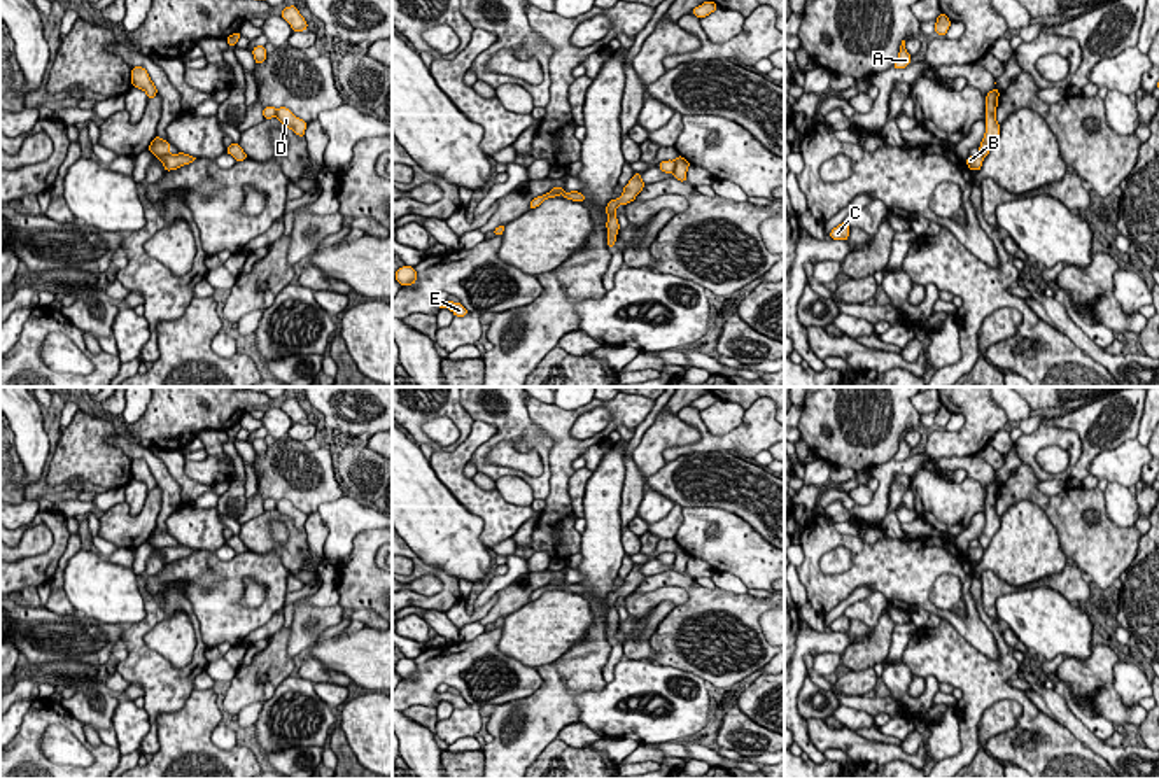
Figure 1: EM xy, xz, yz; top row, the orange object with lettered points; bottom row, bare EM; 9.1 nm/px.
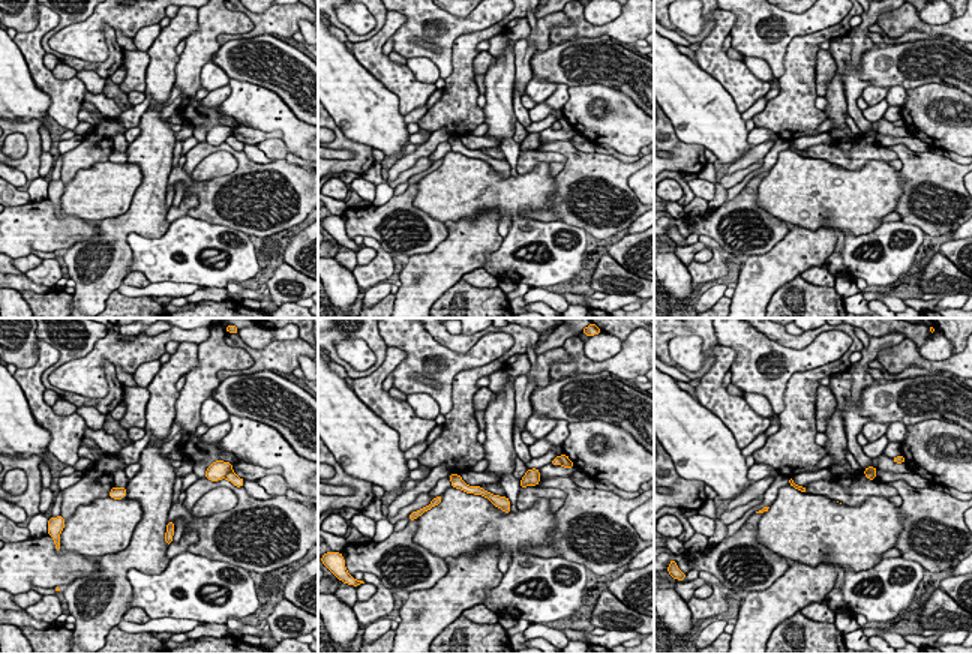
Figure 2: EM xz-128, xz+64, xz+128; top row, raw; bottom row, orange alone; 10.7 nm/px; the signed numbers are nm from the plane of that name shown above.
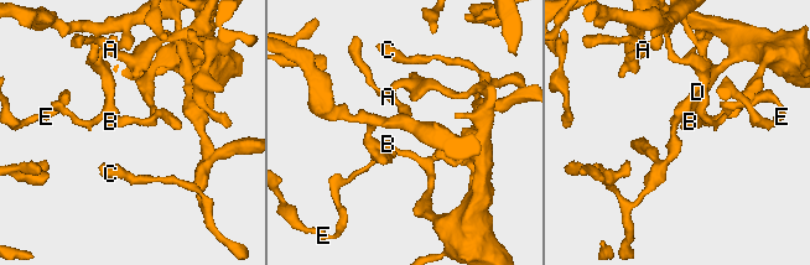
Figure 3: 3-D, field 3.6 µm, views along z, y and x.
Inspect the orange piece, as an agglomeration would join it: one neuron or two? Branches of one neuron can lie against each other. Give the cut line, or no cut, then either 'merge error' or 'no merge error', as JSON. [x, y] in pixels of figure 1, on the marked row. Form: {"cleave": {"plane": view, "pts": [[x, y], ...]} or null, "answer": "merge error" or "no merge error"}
{"cleave": {"plane": "xz", "pts": [[676, 161], [673, 172]]}, "answer": "merge error"}

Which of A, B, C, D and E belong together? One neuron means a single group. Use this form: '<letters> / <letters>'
A C E / B D

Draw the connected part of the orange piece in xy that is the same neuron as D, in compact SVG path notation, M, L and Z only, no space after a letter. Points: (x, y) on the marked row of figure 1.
M287 107L277 109L277 117L282 124L285 124L289 130L292 130L298 137L305 137L305 130L308 123L296 117Z

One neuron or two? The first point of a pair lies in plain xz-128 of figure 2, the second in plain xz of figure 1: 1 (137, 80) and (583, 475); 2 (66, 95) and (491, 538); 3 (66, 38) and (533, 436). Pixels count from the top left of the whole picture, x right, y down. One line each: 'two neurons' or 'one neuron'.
1: one neuron
2: one neuron
3: two neurons

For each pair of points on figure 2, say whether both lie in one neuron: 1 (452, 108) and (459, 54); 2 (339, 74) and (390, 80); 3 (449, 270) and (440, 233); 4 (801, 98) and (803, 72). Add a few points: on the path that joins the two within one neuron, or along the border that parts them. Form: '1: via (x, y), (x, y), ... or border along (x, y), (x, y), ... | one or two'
1: via (459, 95), (459, 68) | one
2: border along (351, 53), (398, 98), (398, 105) | two
3: border along (447, 224), (443, 240), (410, 257) | two
4: via (801, 92), (803, 78) | one

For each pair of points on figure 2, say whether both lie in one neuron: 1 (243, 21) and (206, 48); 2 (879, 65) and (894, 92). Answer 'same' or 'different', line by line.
1: same
2: different

